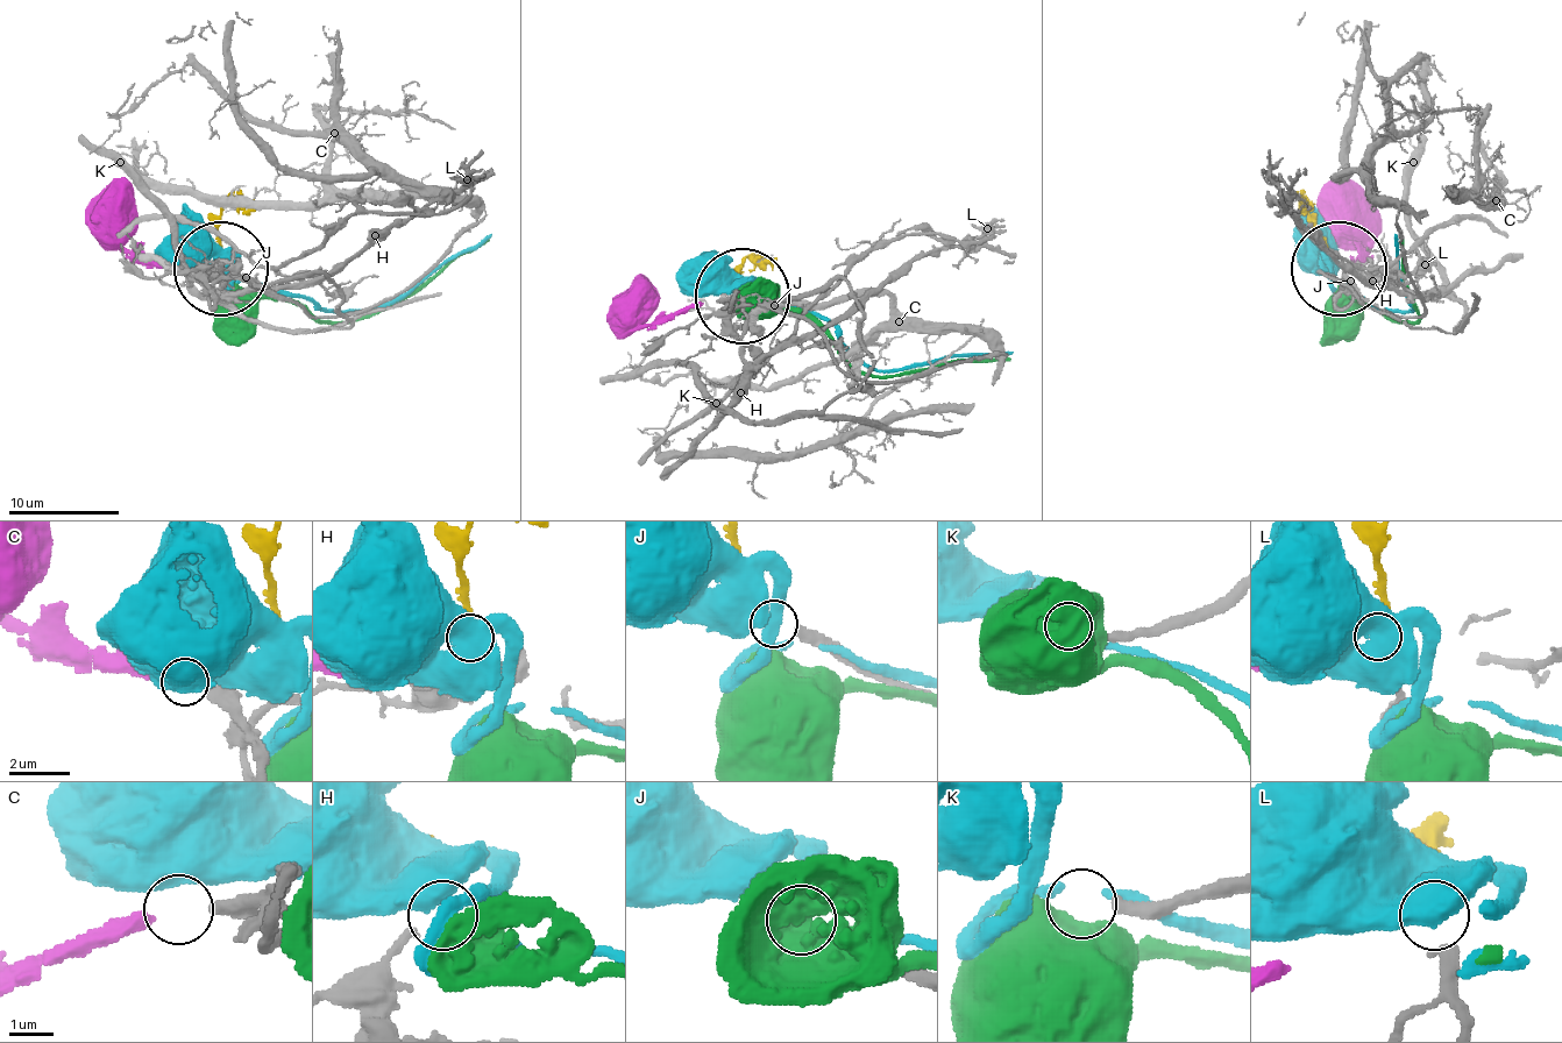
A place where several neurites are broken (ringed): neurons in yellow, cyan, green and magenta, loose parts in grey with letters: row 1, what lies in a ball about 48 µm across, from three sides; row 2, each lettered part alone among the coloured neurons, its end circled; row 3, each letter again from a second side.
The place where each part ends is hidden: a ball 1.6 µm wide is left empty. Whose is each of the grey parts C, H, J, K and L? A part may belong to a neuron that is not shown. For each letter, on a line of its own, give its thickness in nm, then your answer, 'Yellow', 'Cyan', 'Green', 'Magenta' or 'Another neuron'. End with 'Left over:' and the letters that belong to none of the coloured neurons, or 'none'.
C: Thickness 400 nm. Magenta
H: Thickness 160 nm. Yellow
J: Thickness 280 nm. Another neuron
K: Thickness 280 nm. Another neuron
L: Thickness 240 nm. Another neuron
Left over: J, K, L

